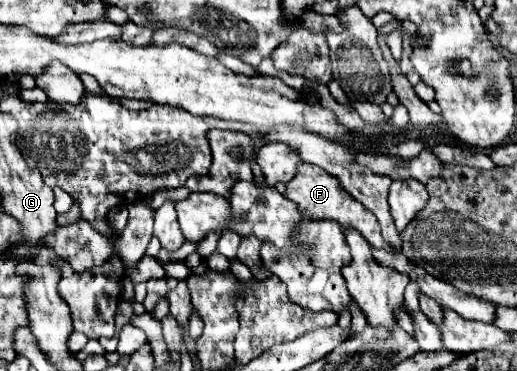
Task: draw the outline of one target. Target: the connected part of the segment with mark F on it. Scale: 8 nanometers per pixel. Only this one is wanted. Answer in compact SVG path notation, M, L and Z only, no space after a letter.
M302 163L296 171L296 179L292 179L288 185L286 185L286 193L284 193L288 199L292 199L294 203L298 203L300 211L304 211L304 215L308 217L314 217L314 219L332 219L336 223L340 223L343 228L354 227L358 229L364 239L368 239L368 243L376 249L383 249L386 251L395 251L390 244L384 241L378 219L362 205L358 203L356 199L352 199L352 195L348 195L342 187L340 187L340 181L336 177L332 177L330 173L326 171L320 171L320 167L316 165L308 165L308 163Z

